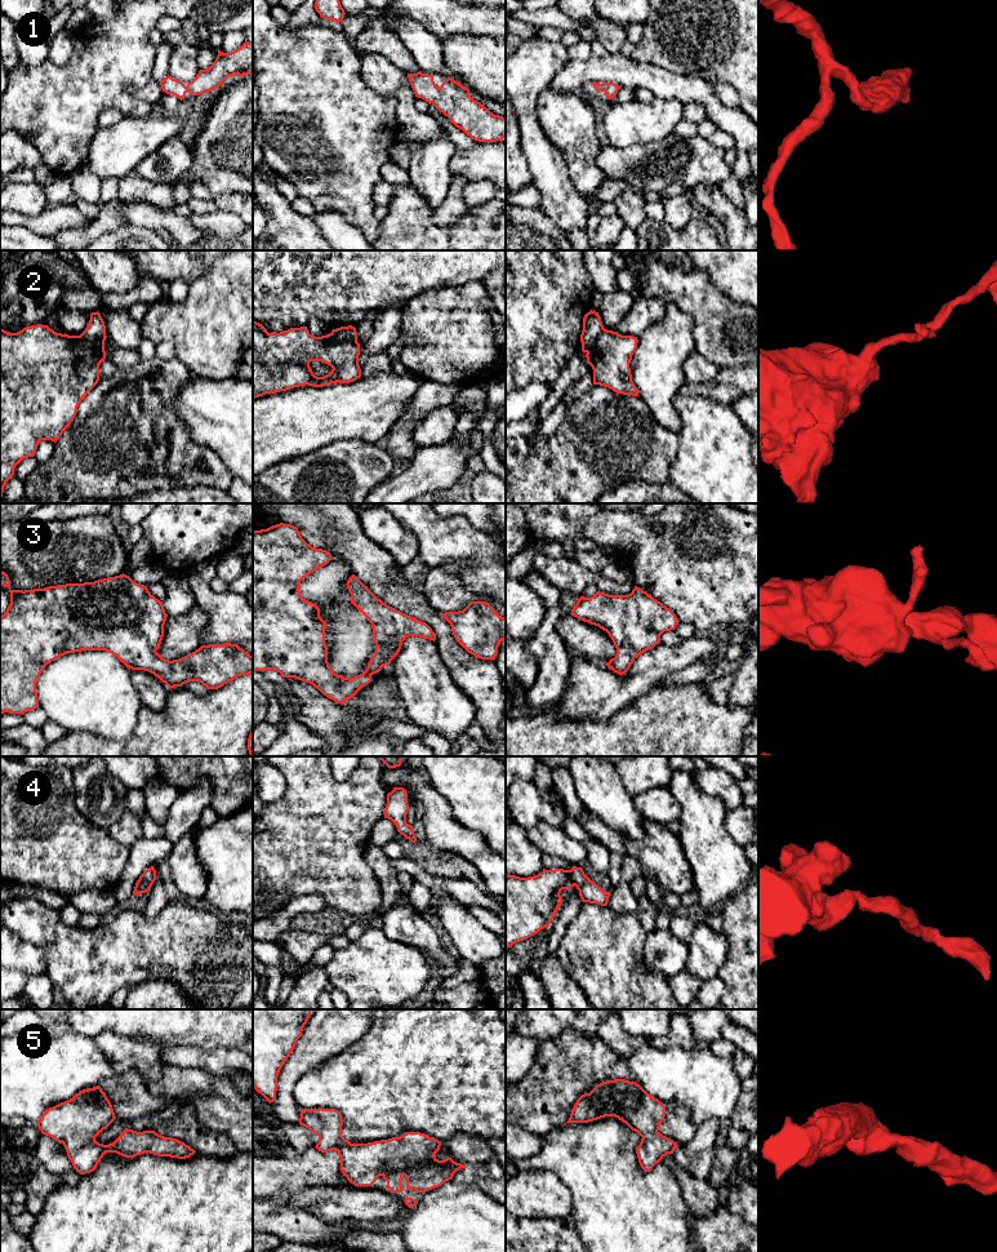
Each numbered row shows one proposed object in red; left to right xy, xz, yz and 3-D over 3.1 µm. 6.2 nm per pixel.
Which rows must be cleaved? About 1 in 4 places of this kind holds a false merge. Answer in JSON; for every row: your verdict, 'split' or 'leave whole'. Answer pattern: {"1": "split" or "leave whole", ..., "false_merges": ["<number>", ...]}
{"1": "leave whole", "2": "split", "3": "leave whole", "4": "leave whole", "5": "leave whole", "false_merges": ["2"]}

